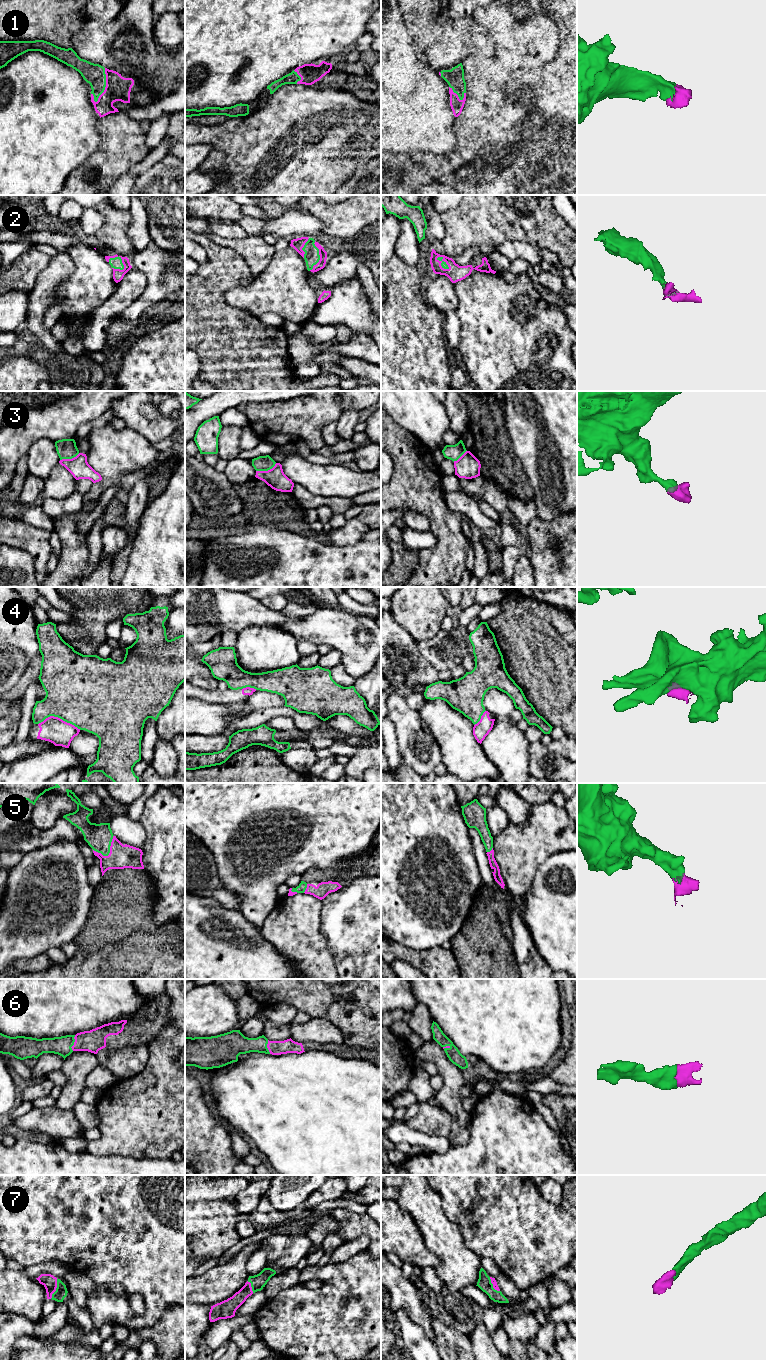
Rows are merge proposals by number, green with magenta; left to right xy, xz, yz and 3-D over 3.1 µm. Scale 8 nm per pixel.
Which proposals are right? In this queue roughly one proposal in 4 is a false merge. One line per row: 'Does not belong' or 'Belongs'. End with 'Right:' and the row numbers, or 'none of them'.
1: Belongs
2: Belongs
3: Does not belong
4: Does not belong
5: Belongs
6: Belongs
7: Belongs
Right: 1, 2, 5, 6, 7

